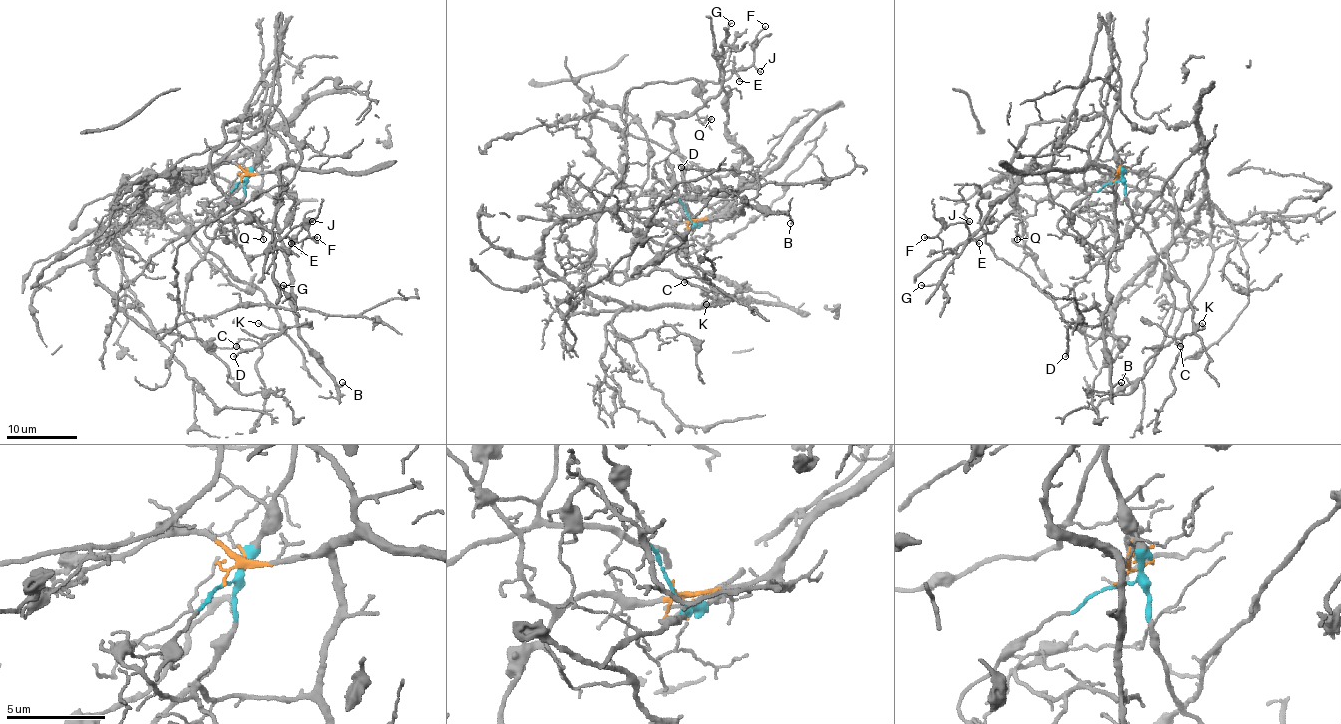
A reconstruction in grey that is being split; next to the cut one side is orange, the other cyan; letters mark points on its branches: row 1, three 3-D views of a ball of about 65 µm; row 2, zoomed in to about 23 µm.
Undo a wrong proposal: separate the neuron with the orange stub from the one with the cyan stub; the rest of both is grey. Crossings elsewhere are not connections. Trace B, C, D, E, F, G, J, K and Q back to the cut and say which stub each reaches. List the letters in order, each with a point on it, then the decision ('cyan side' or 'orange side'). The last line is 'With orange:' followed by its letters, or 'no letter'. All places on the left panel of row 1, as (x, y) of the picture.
B: at (342, 382); orange side
C: at (236, 346); orange side
D: at (233, 356); orange side
E: at (291, 243); orange side
F: at (317, 237); orange side
G: at (283, 285); orange side
J: at (312, 221); orange side
K: at (258, 323); orange side
Q: at (263, 239); orange side
With orange: B, C, D, E, F, G, J, K, Q

